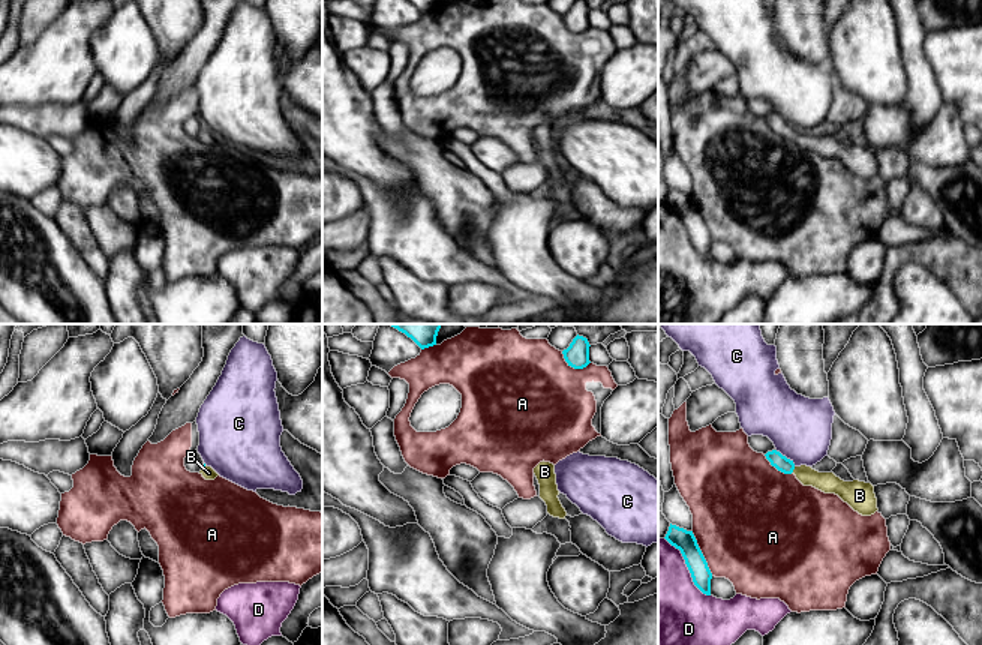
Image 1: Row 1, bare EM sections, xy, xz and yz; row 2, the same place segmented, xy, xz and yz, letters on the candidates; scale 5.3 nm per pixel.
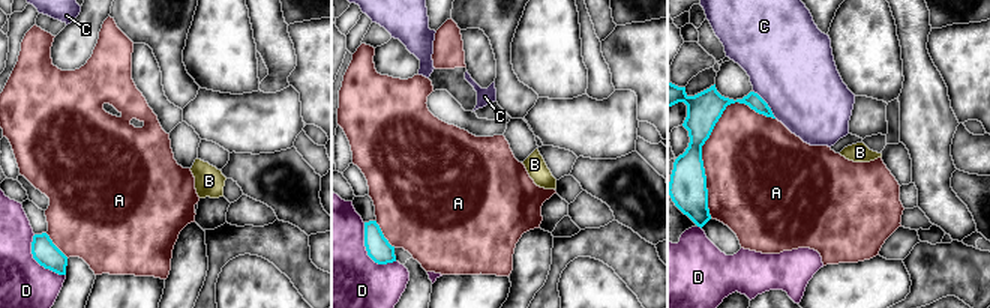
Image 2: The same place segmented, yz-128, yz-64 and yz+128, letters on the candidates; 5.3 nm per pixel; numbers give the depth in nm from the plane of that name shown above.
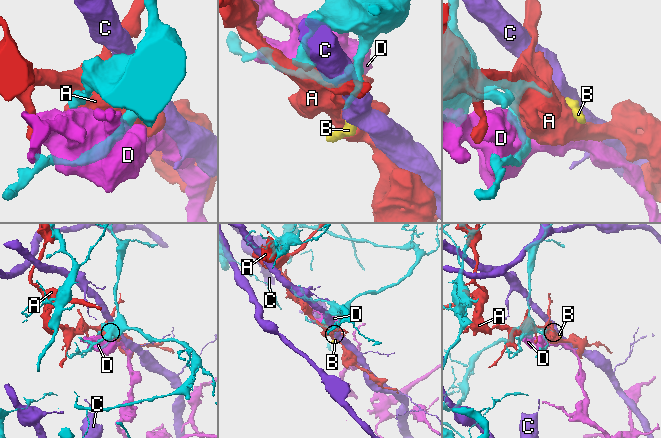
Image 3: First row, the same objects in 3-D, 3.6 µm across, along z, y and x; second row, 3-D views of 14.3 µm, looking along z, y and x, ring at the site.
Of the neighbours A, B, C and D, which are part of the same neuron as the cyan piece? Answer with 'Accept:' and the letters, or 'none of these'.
Accept: B

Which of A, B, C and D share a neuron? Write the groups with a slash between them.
A / B / C / D

